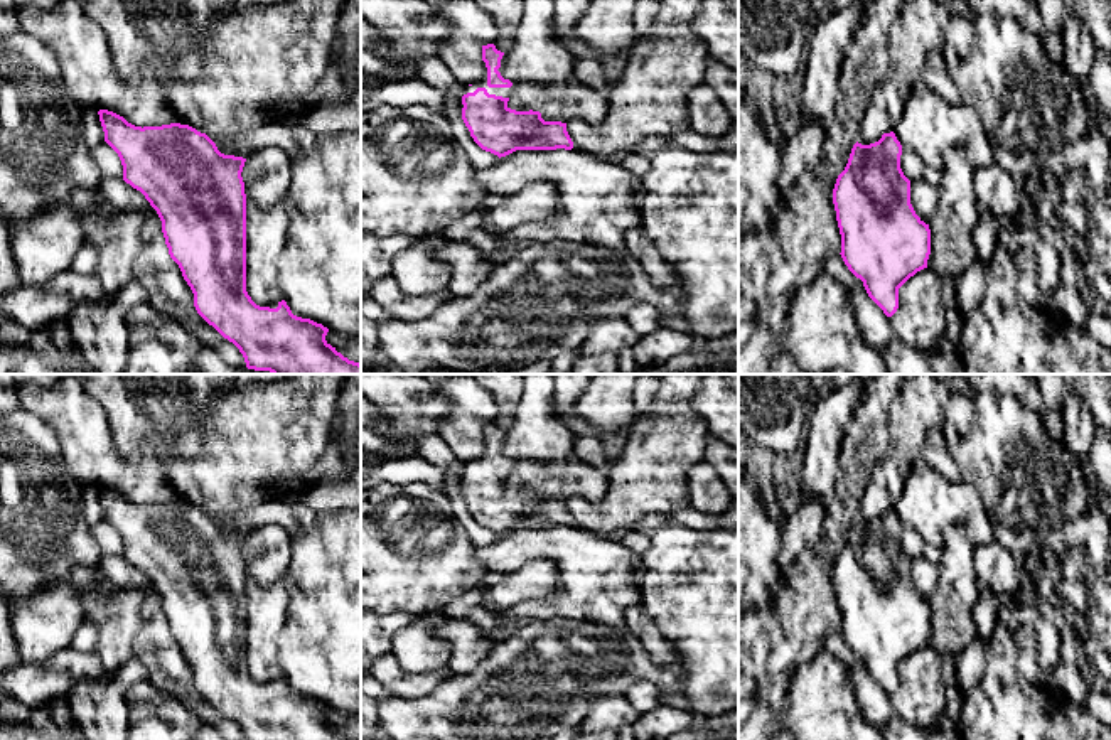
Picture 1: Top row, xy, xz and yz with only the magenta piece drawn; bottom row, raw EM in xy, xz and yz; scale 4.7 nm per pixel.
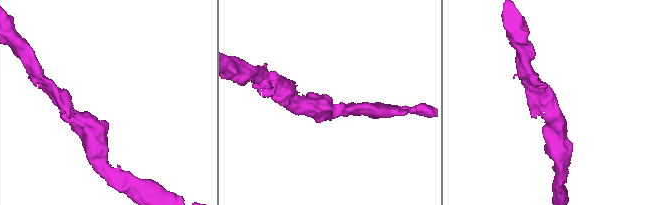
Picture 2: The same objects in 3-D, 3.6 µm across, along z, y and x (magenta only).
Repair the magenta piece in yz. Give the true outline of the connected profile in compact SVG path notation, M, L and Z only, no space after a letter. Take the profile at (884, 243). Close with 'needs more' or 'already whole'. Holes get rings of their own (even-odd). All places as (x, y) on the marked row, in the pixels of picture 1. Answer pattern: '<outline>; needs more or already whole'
M894 131L870 145L856 142L833 189L840 255L887 317L899 308L899 288L927 268L931 255L931 229L910 204L900 155Z; already whole

